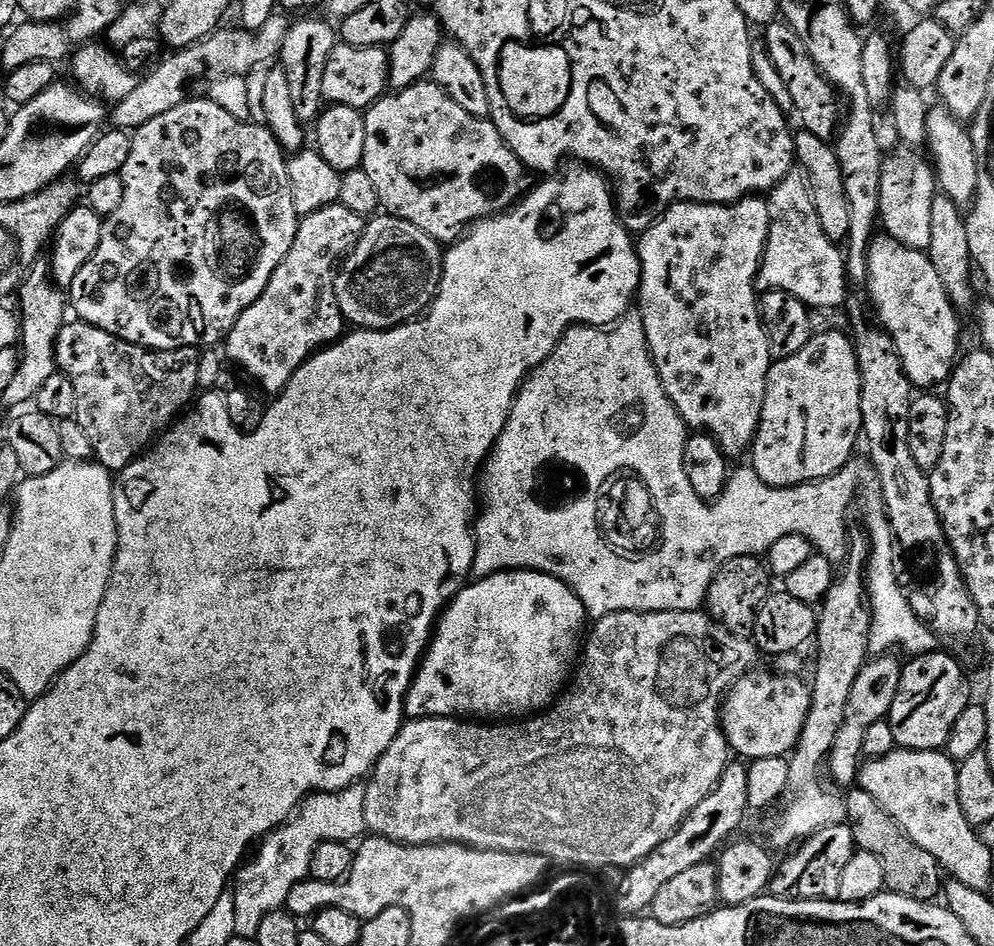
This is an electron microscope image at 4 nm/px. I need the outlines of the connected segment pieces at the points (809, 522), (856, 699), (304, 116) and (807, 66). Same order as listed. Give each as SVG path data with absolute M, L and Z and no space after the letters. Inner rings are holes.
M629 310L628 313L617 320L611 326L573 326L564 333L564 337L558 342L558 346L547 358L533 368L528 379L520 386L516 393L516 400L512 403L512 409L508 411L508 421L498 438L496 445L492 447L492 455L484 462L484 467L478 476L478 500L484 505L479 505L478 515L474 520L474 535L476 538L476 557L472 563L472 576L483 578L493 576L495 572L541 572L558 578L573 594L580 599L585 613L589 617L599 618L609 616L615 612L695 612L707 601L708 587L714 578L714 574L720 567L739 556L760 556L767 553L778 538L786 538L792 534L798 534L812 543L813 549L819 555L831 562L843 561L848 554L849 536L848 511L864 484L864 479L870 476L869 469L857 462L850 462L842 470L838 470L830 478L825 480L813 480L811 484L796 484L793 488L775 488L762 478L751 466L744 466L731 473L728 477L728 485L724 492L714 501L703 500L694 494L694 486L690 486L690 478L686 478L684 469L684 441L686 439L686 425L684 419L676 413L676 407L670 402L662 382L658 378L658 370L652 361L652 353L648 350L646 342L646 330L640 317L639 311ZM548 460L568 460L572 464L580 464L588 476L606 476L600 480L604 486L604 496L598 498L598 512L594 518L594 530L600 534L602 542L591 543L587 534L580 533L576 527L576 516L581 513L573 508L568 512L544 512L540 505L532 500L529 491L533 486L533 476L536 476L536 468Z
M895 655L877 656L869 659L864 668L858 674L854 682L854 690L850 690L850 702L846 702L846 718L838 729L838 738L834 738L832 753L828 755L827 771L844 787L851 789L857 783L862 767L862 741L874 722L882 722L888 719L888 712L896 697L896 691L900 685L901 661L896 661Z
M327 19L324 20L300 20L297 24L295 21L284 33L278 48L279 63L286 74L286 82L290 82L290 98L294 98L294 114L298 114L301 122L315 121L325 103L322 74L326 74L326 62L336 49L338 32L333 25L331 28L327 24Z
M777 22L767 27L764 34L764 41L771 54L771 60L778 68L779 74L782 76L782 80L787 83L787 89L790 90L790 96L792 97L797 119L801 120L801 127L812 134L815 137L820 137L823 140L831 141L838 132L841 120L842 112L840 116L840 104L842 108L842 102L839 93L836 92L835 88L829 83L827 79L821 74L820 68L817 67L813 59L809 56L809 51L806 50L805 44L800 38L798 38L795 31L790 28L787 23Z

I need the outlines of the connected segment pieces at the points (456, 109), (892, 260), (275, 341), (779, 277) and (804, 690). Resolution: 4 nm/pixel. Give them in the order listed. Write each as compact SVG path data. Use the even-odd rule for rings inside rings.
M421 82L402 92L381 96L364 112L364 125L366 146L362 170L370 174L383 211L418 226L418 230L430 234L441 246L455 244L458 234L469 226L509 211L529 191L529 173L524 163L512 153L491 119L466 114L435 82Z
M887 234L873 235L868 246L866 287L880 315L879 323L894 342L910 382L920 390L943 385L958 363L960 320L956 317L957 305L946 294L946 286L942 286L927 251L908 248Z
M339 202L303 217L290 254L286 254L263 294L228 331L227 359L241 364L266 387L283 390L310 357L341 339L346 332L346 321L336 297L337 268L356 247L365 227L365 217L346 210Z
M793 170L776 185L767 197L770 210L770 230L764 247L764 261L756 276L756 286L761 293L785 292L798 298L809 309L836 308L849 299L850 277L846 271L846 256L838 249L818 222L818 210L814 210L812 189L800 170Z
M753 670L737 684L728 689L722 705L722 727L724 736L728 739L729 749L736 752L737 757L751 762L758 758L774 758L775 756L787 757L796 747L798 738L802 734L802 726L808 717L808 711L812 705L812 689L807 683L800 681L796 674L777 674L775 671L760 672Z

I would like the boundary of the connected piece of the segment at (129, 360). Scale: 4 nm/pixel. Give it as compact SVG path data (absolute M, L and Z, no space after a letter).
M83 322L65 323L61 328L58 338L56 339L56 367L64 375L70 378L70 382L74 382L74 390L78 394L78 410L76 411L76 420L82 426L82 430L86 430L86 438L90 438L90 446L94 453L95 459L107 468L113 474L119 474L124 471L126 466L130 466L135 460L165 431L166 424L163 420L171 421L173 419L171 408L176 408L184 400L184 380L180 376L176 376L176 372L172 368L164 369L162 365L156 364L152 368L152 376L148 376L148 356L149 349L139 348L136 344L127 344L124 340L119 340L114 334L110 334L101 328L95 328Z

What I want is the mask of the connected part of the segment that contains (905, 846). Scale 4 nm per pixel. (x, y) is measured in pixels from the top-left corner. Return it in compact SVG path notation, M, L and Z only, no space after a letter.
M853 787L845 796L848 797L842 800L844 820L852 829L856 848L878 858L885 889L906 898L935 901L942 892L942 869L934 854L926 854L926 850L922 850L922 846L918 846L918 842L914 842L914 838L910 838L910 834L906 834L906 830L902 830L902 826L898 826L898 822L894 822L894 818L890 818L890 814L886 814L886 810L882 810L864 788Z

